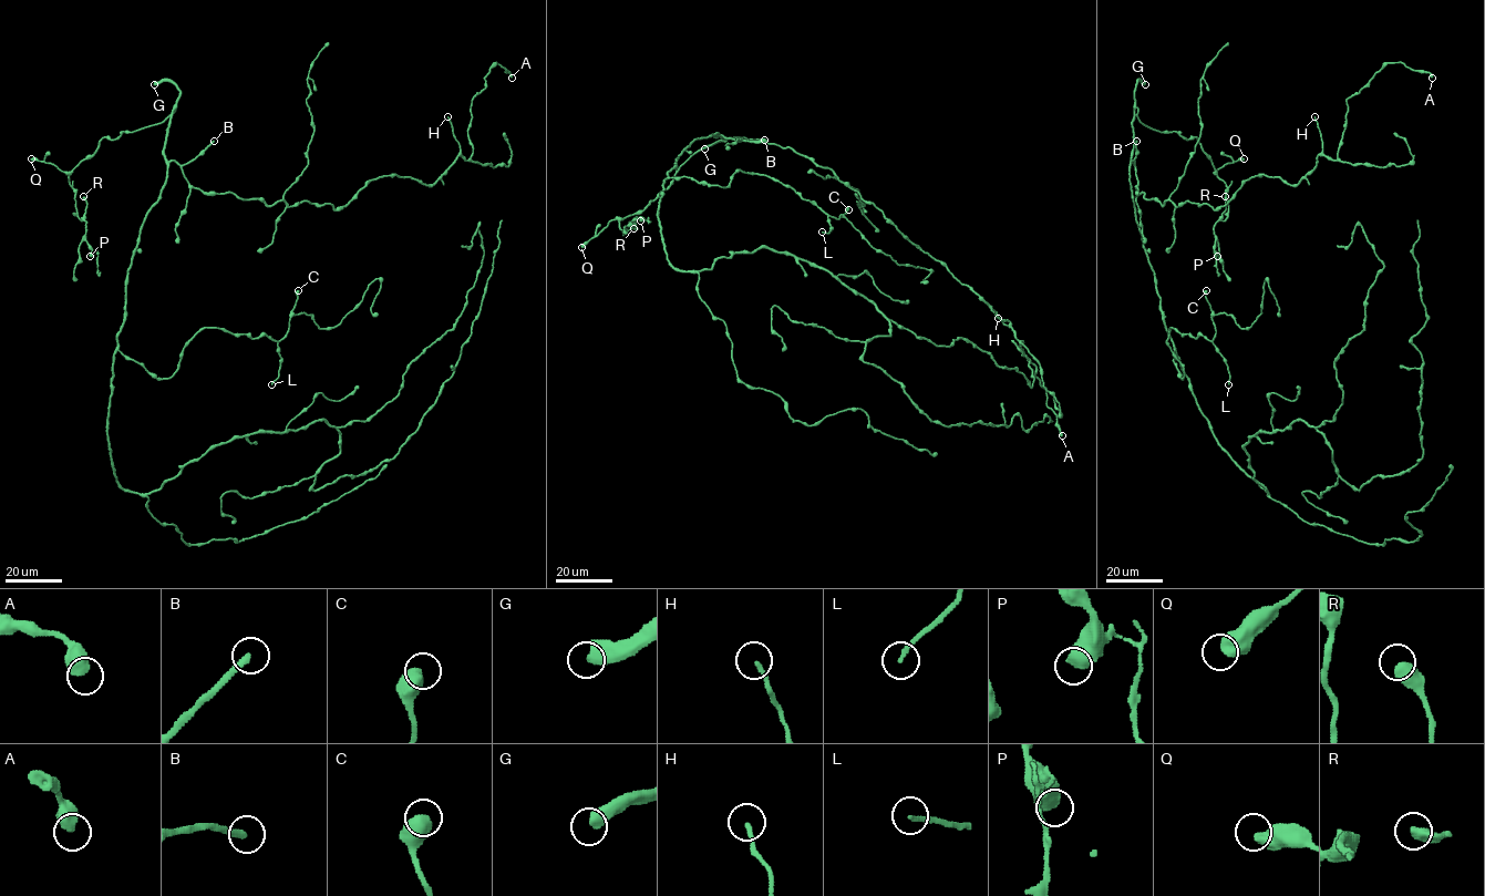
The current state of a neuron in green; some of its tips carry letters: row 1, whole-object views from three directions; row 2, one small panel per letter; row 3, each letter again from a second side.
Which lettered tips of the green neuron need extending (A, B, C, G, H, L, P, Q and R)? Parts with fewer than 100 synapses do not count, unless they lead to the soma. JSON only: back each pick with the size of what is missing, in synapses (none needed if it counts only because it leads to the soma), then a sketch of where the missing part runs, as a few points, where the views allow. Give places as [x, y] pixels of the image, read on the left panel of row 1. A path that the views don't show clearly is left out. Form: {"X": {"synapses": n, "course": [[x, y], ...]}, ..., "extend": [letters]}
{"B": {"synapses": 130}, "G": {"synapses": 550, "course": [[154, 84], [146, 83], [145, 90], [136, 85], [134, 70], [121, 53], [121, 44]]}, "extend": ["B", "G"]}

